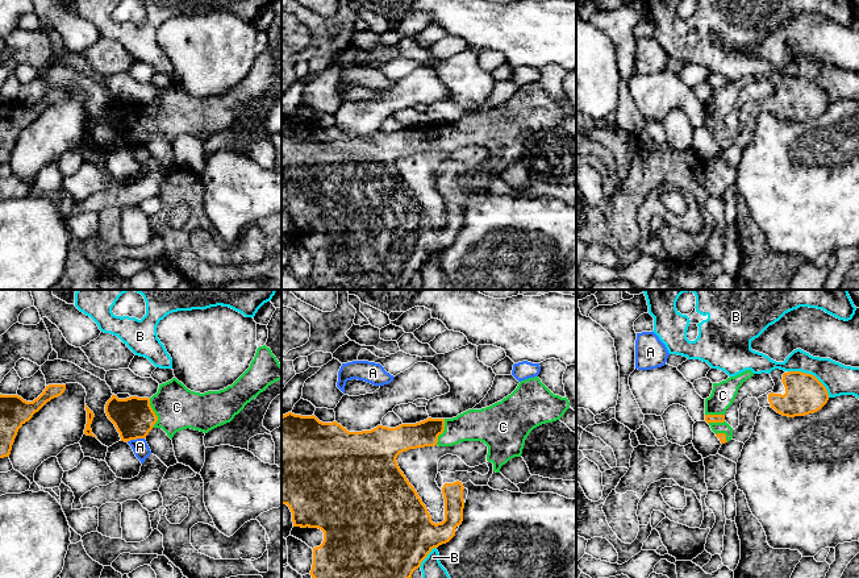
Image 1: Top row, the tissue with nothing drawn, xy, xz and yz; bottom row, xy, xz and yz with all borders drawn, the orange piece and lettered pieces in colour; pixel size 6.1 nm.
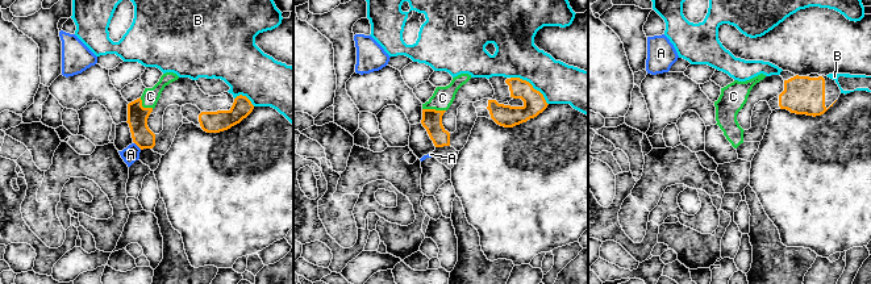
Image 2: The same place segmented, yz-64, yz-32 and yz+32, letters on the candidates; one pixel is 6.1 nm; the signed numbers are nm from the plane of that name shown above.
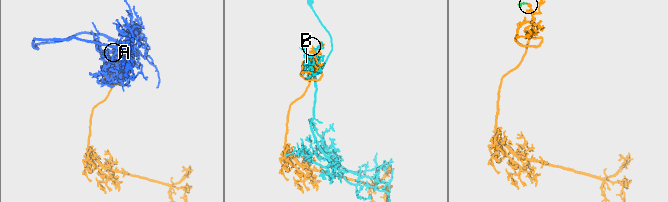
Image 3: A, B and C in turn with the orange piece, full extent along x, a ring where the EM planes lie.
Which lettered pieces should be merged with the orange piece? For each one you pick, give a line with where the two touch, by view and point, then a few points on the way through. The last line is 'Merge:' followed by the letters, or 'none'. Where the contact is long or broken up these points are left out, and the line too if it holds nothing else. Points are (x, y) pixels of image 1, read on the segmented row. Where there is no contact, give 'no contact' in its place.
C: meets orange in xy at (154, 414)
Merge: C

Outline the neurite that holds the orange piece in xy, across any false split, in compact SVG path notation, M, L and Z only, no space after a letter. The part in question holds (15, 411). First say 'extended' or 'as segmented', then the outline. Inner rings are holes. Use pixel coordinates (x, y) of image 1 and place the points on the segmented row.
as segmented | M49 384L33 402L26 402L18 395L0 394L0 458L9 457L18 429L64 390L66 384Z

